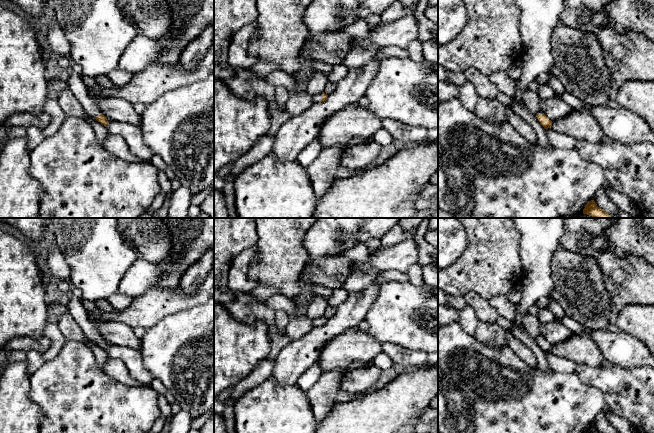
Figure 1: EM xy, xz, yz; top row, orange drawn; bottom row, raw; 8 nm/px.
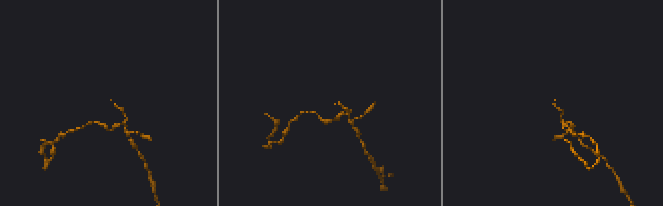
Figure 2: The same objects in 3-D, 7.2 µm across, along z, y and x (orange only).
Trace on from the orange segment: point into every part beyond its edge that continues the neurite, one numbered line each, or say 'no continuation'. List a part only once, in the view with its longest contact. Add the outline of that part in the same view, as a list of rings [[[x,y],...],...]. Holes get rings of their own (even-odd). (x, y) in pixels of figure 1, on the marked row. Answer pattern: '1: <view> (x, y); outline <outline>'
1: xz (316, 98); outline [[[319,93],[317,95],[312,95],[312,100],[314,103],[320,102],[322,100],[323,97],[323,93]]]

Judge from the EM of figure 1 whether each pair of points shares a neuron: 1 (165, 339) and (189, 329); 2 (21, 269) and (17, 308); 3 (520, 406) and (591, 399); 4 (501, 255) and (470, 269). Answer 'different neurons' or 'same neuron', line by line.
1: same neuron
2: same neuron
3: same neuron
4: same neuron

